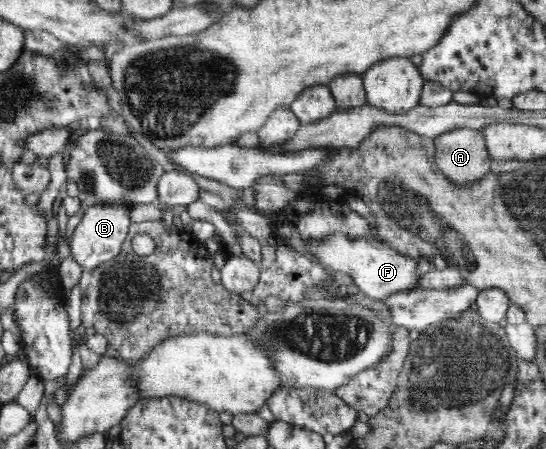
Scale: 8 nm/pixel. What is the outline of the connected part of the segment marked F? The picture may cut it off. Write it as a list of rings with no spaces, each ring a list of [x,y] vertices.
[[[334,234],[326,236],[325,240],[314,240],[313,244],[306,244],[306,247],[328,270],[352,276],[354,283],[370,299],[382,300],[398,292],[414,291],[418,280],[424,277],[418,273],[417,259],[398,253],[375,236],[352,240],[350,236]]]

